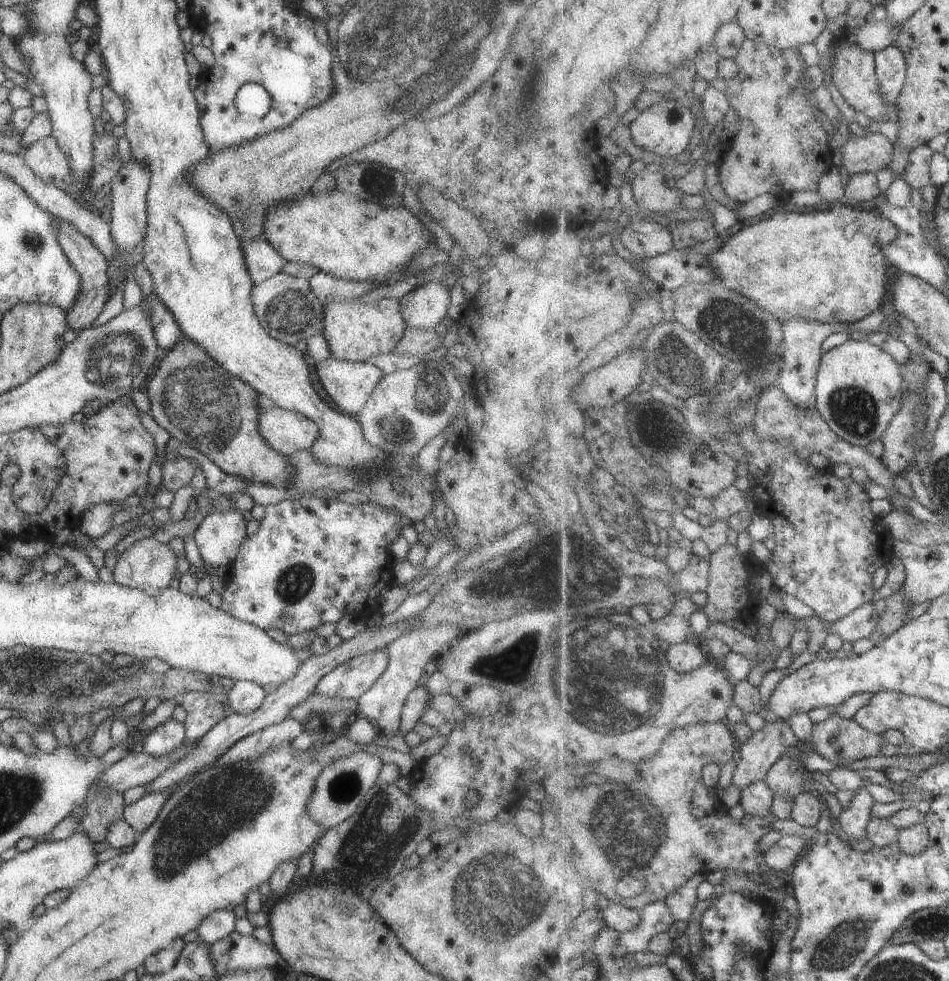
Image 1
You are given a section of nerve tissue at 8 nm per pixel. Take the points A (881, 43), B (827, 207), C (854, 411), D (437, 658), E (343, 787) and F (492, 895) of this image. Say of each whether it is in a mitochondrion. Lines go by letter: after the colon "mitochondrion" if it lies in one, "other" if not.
A: other
B: other
C: mitochondrion
D: other
E: mitochondrion
F: mitochondrion

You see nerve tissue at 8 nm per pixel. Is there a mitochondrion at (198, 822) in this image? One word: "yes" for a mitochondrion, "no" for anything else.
yes

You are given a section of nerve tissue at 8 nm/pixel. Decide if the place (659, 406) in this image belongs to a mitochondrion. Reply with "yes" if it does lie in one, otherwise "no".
no

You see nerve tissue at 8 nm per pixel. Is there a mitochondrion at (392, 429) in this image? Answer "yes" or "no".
yes

